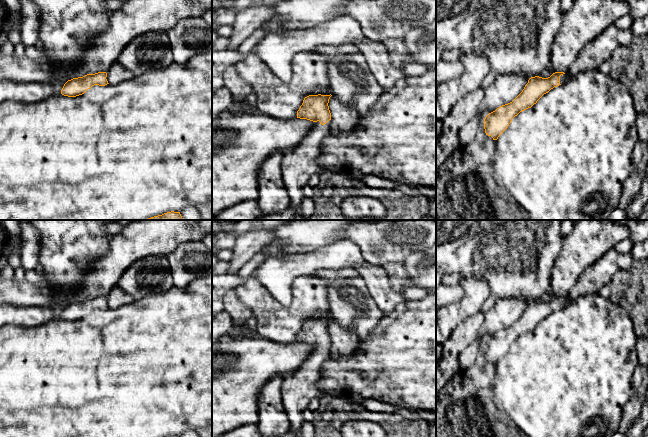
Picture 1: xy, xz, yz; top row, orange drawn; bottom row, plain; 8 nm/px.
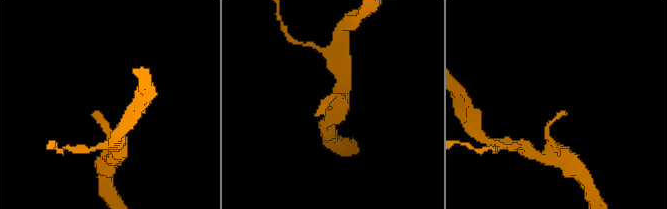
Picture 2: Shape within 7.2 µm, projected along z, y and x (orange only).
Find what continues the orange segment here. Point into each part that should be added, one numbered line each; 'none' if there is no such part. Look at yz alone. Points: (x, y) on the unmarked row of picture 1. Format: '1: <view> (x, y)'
1: yz (564, 302)

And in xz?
1: xz (298, 388)

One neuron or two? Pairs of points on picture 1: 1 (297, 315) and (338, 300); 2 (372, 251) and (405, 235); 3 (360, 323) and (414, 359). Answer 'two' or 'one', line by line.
1: two
2: one
3: two

